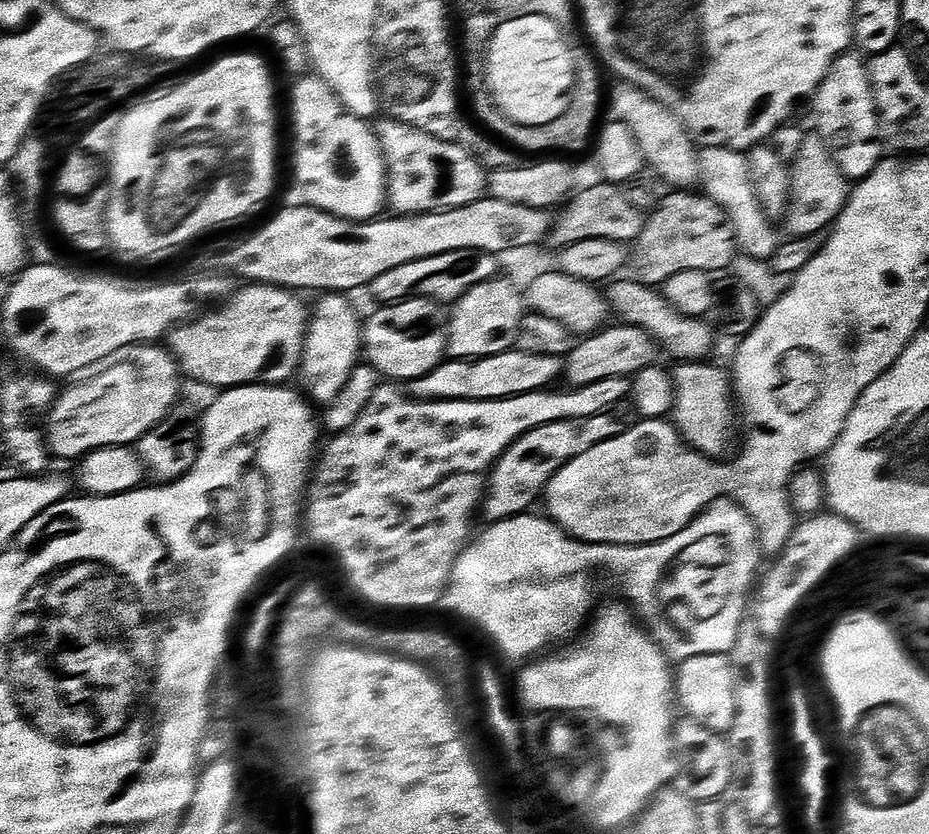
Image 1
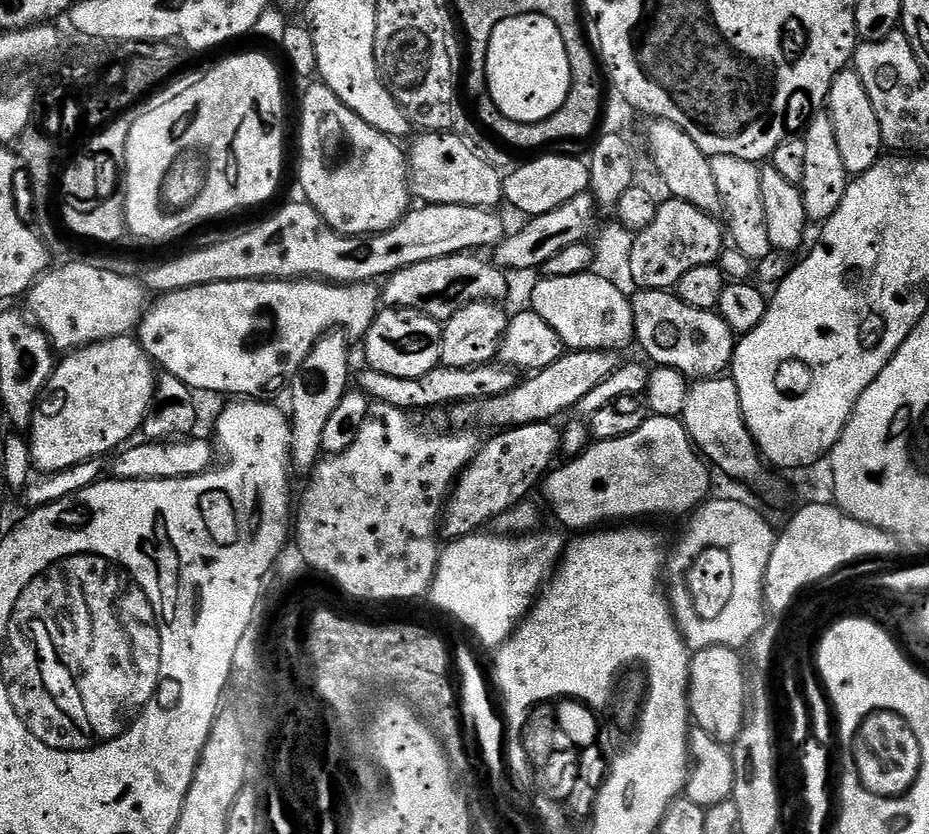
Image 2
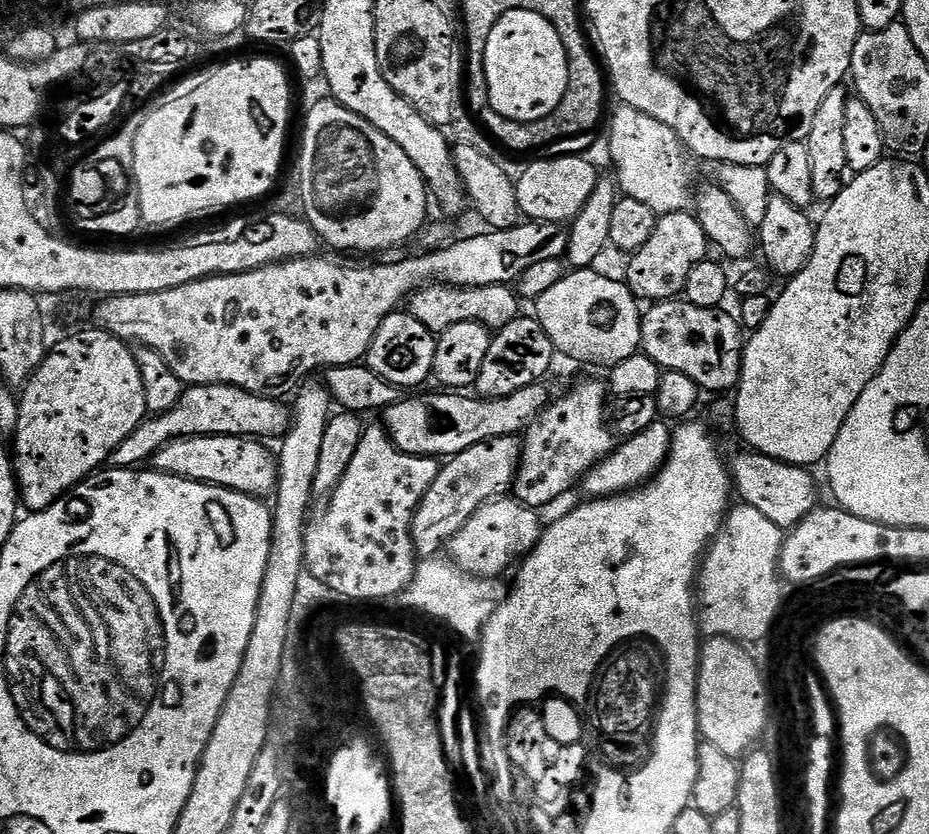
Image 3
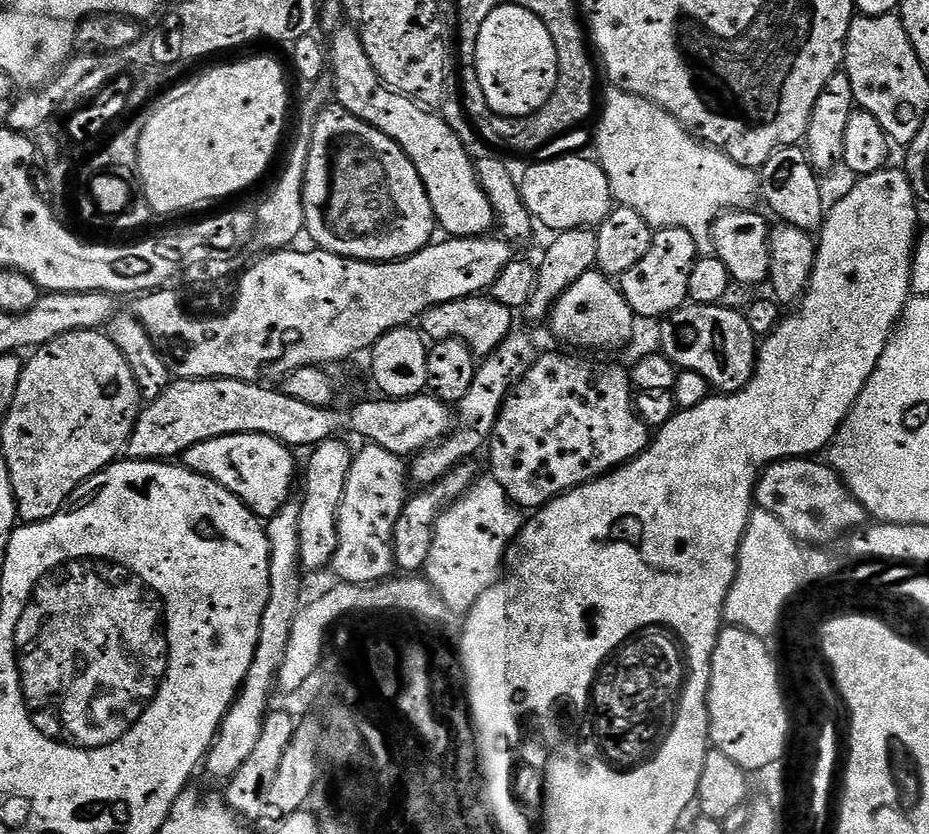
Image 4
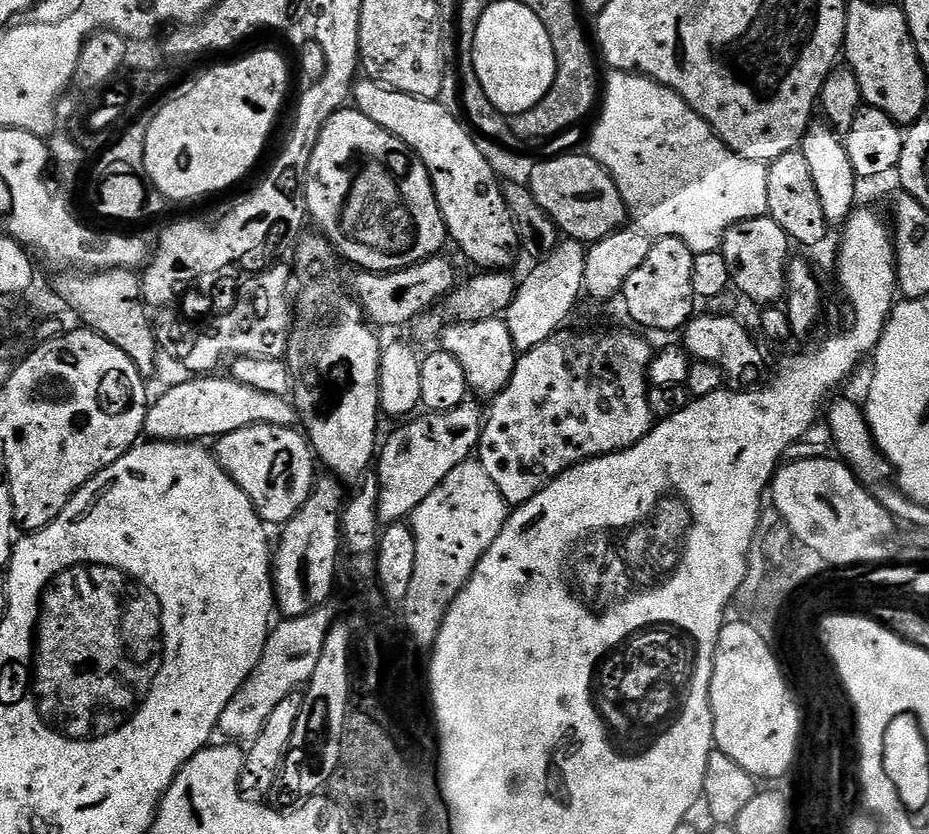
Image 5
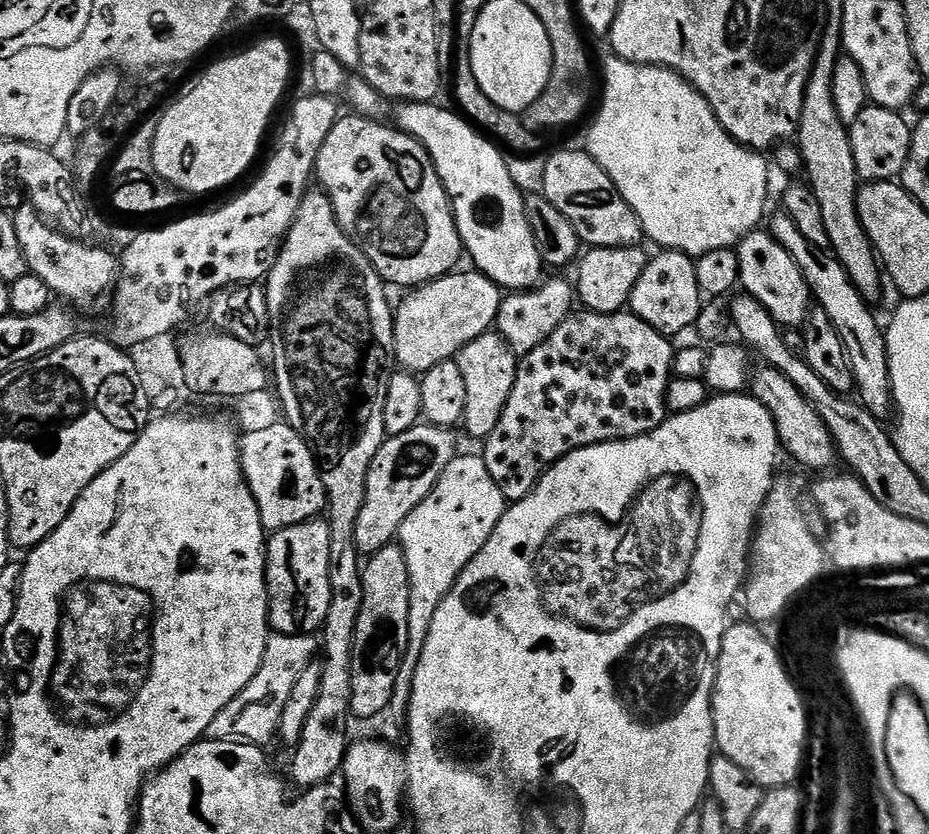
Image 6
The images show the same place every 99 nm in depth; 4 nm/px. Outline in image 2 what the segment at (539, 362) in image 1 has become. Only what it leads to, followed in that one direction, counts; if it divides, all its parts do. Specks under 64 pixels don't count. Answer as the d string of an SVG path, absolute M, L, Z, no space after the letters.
M493 362L473 368L446 368L437 366L418 378L394 378L394 374L382 374L365 367L360 376L359 391L367 394L369 401L389 404L409 414L424 412L427 408L444 408L470 400L492 399L496 395L514 390L518 383L517 373L507 364Z

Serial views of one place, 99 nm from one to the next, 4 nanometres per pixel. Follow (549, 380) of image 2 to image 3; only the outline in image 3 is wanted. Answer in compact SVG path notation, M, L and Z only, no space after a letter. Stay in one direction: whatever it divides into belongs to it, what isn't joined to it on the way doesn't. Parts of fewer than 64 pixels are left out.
M542 382L531 384L522 390L515 391L512 395L498 399L477 397L454 390L436 390L436 393L426 396L416 396L420 394L414 394L411 395L414 397L403 397L397 403L386 408L382 414L382 418L384 418L382 422L400 452L414 454L415 456L447 458L456 456L462 450L469 449L470 446L487 443L494 437L519 435L550 402L550 395L548 396L548 390L545 386L546 384Z

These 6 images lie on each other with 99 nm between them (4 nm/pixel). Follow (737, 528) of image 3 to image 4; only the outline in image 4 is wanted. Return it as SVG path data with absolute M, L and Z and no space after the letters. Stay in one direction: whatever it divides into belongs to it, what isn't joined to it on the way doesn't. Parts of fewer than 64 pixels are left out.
M763 510L753 511L752 517L748 520L744 540L740 543L740 558L736 562L736 580L728 592L728 597L724 599L724 620L729 625L744 628L747 632L769 632L773 627L780 604L800 581L801 543L792 544L790 538L791 534L786 526L774 515Z

